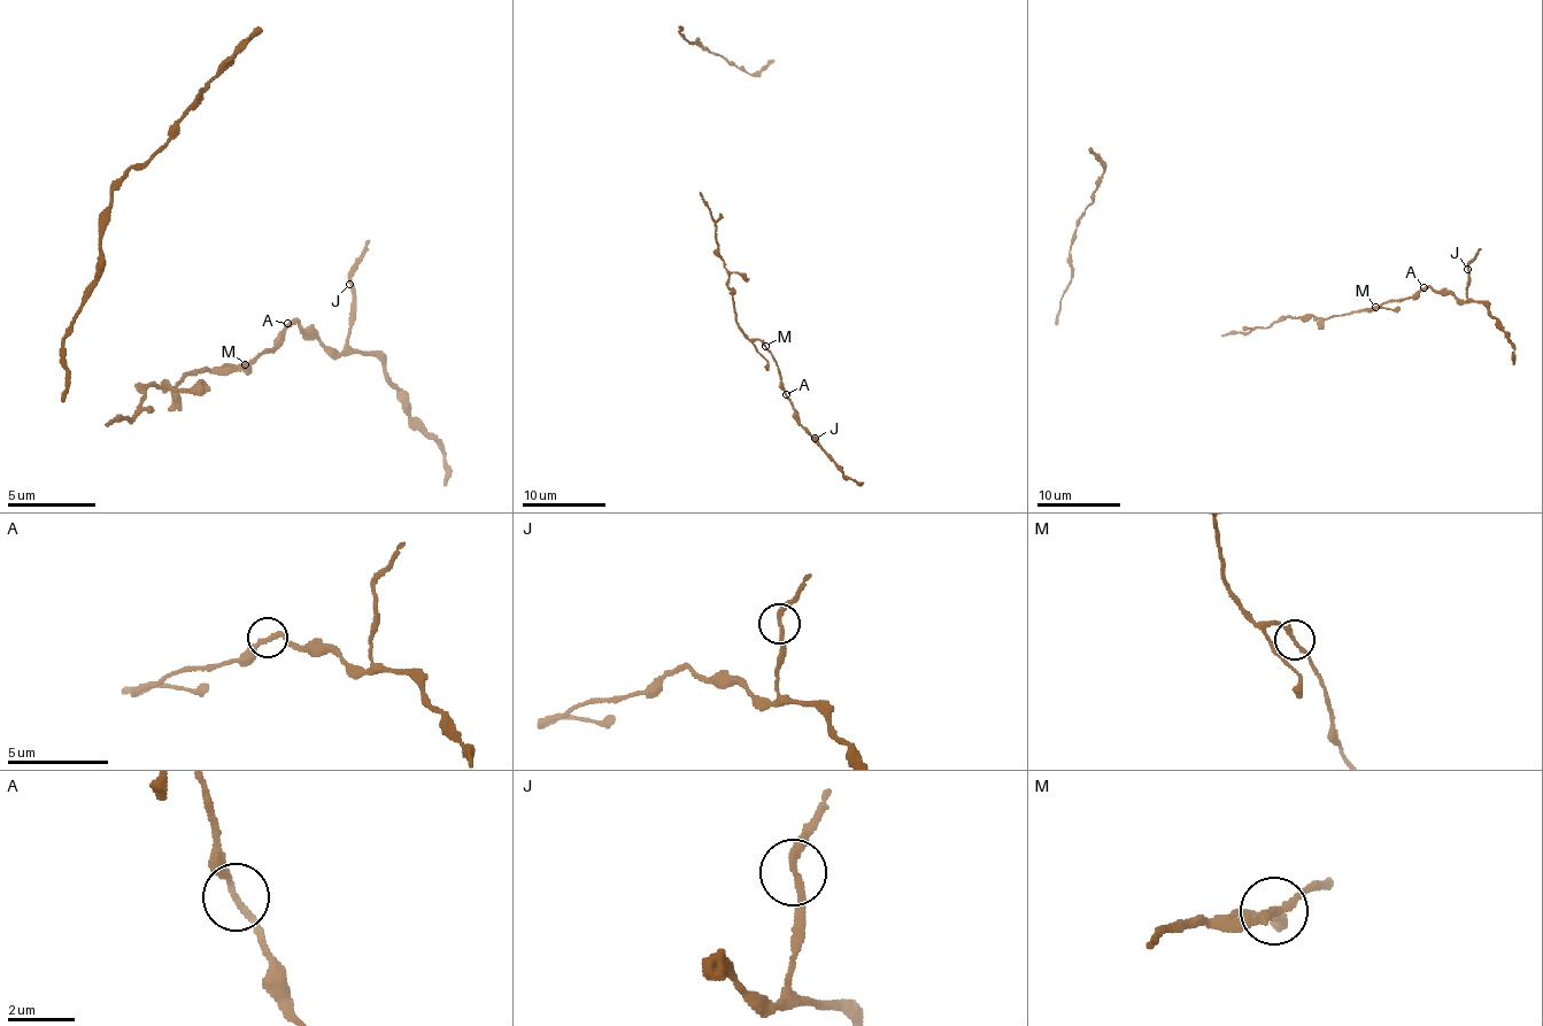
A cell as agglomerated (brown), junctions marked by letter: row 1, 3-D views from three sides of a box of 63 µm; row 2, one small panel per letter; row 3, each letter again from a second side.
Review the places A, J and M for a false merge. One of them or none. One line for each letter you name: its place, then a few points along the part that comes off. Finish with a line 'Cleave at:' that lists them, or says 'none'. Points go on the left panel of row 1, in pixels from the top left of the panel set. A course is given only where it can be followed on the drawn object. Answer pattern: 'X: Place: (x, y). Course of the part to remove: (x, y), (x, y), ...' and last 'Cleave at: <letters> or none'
M: Place: (245, 364). Course of the part to remove: (244, 363), (203, 368), (172, 390), (164, 380), (151, 385), (138, 411), (107, 425)
Cleave at: M

